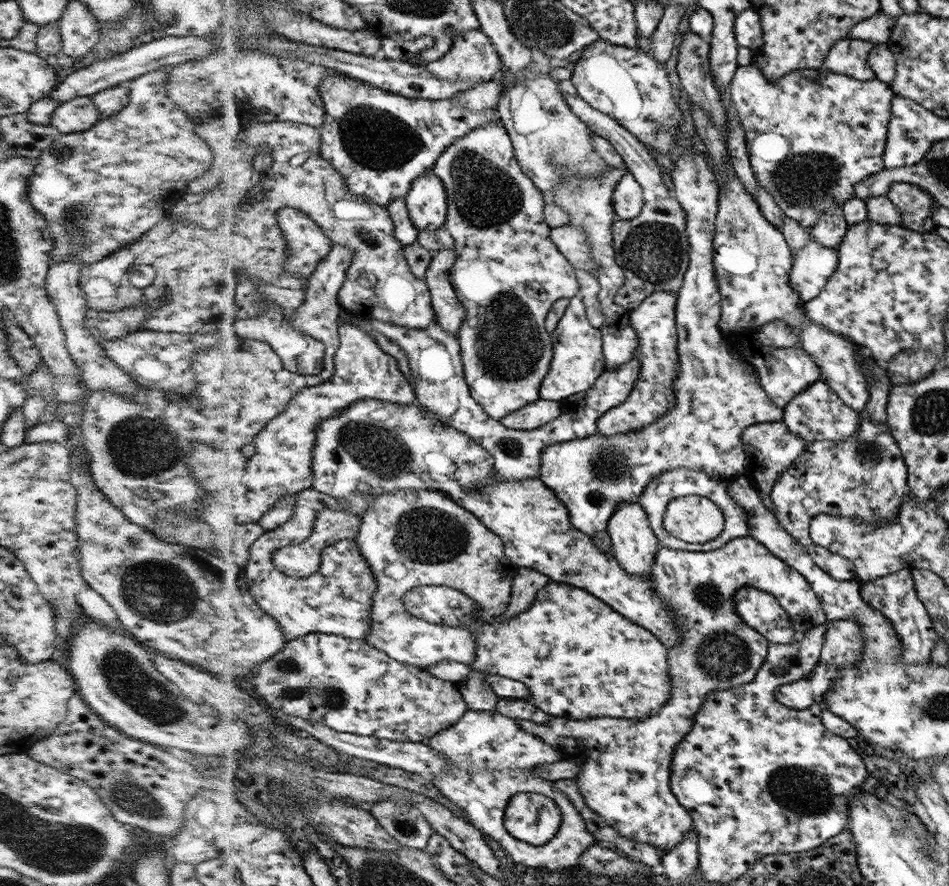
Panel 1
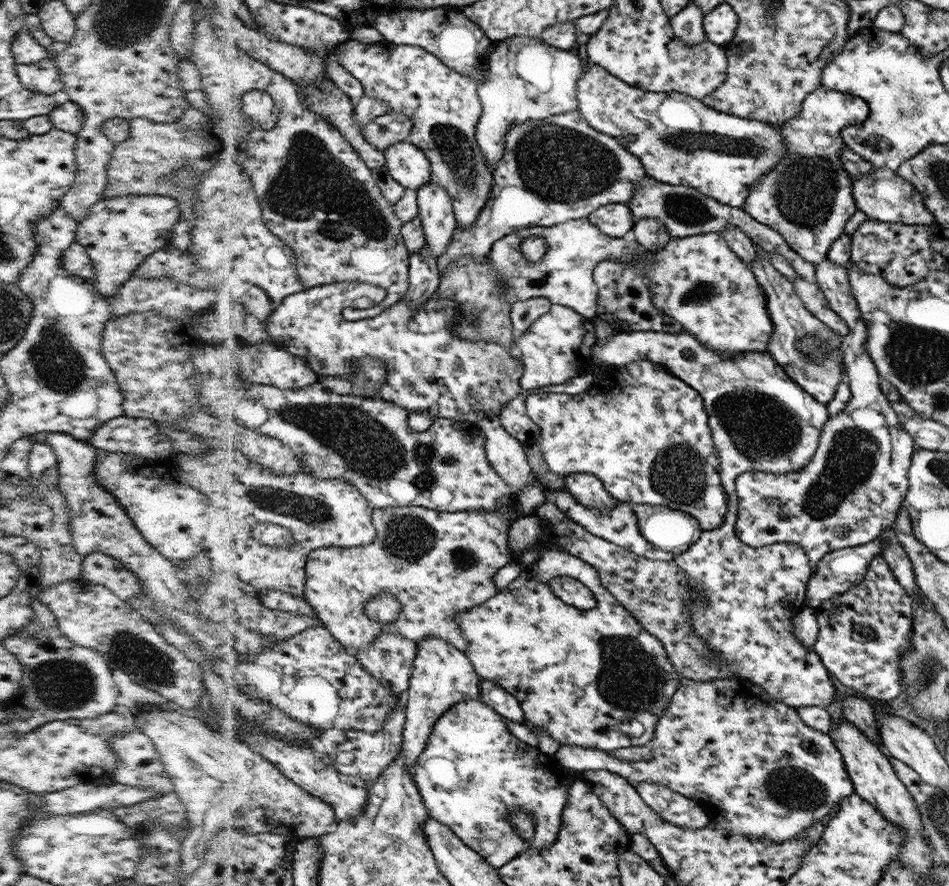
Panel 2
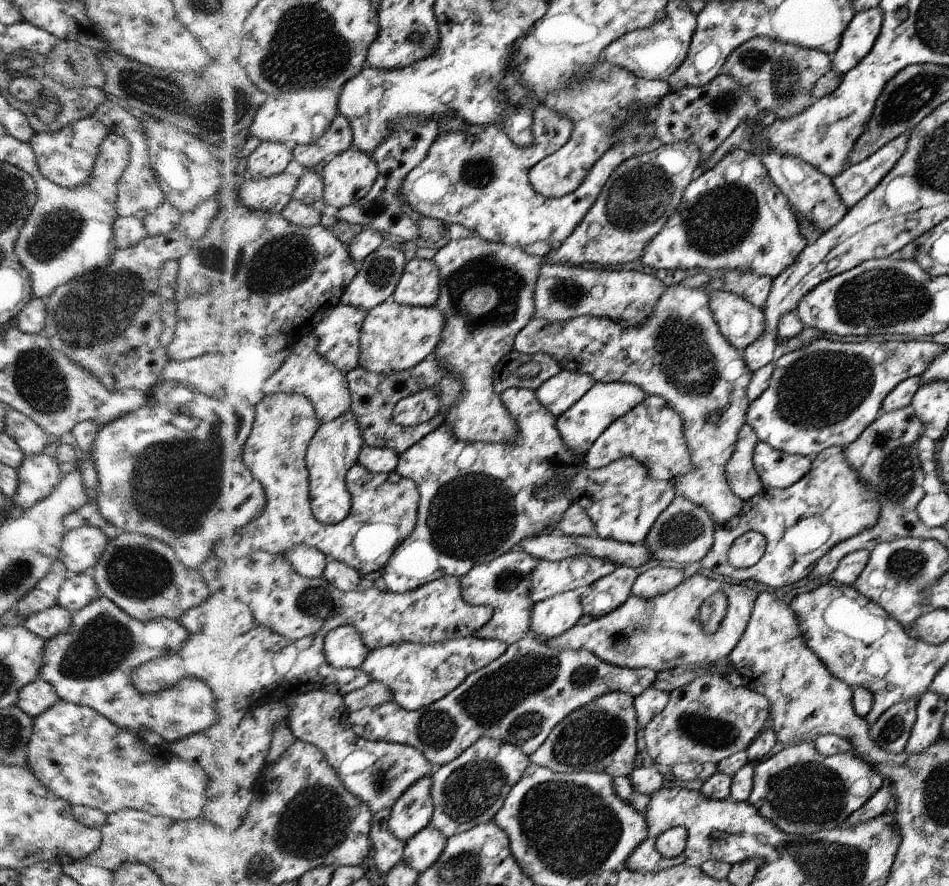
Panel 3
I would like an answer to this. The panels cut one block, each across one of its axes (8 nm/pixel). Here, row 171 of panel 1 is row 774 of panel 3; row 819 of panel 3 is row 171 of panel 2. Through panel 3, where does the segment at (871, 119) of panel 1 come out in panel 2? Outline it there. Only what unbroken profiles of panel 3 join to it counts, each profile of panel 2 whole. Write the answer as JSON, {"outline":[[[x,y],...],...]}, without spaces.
{"outline":[[[821,84],[806,98],[794,119],[774,126],[782,136],[786,153],[772,170],[752,185],[743,206],[752,218],[772,227],[795,252],[816,266],[827,258],[831,247],[842,237],[846,223],[857,211],[853,180],[840,159],[840,152],[847,148],[841,133],[848,126],[865,122],[869,108],[863,98]]]}

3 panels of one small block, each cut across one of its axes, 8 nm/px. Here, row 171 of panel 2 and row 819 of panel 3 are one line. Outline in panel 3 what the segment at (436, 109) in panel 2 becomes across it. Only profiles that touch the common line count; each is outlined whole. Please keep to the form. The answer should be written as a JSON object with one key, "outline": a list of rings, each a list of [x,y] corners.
{"outline":[[[490,737],[479,739],[460,759],[434,772],[432,795],[436,811],[431,826],[450,840],[478,824],[493,821],[530,765],[529,756],[518,745]]]}

